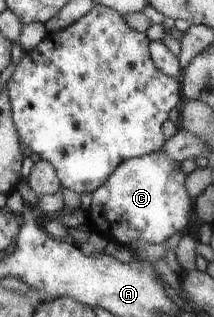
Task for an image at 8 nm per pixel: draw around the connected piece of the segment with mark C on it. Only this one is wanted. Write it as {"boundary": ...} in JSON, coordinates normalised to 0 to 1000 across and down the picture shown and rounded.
{"boundary":[[[724,476],[589,498],[519,539],[519,549],[500,552],[500,568],[463,593],[421,606],[425,650],[393,662],[407,685],[402,707],[421,729],[463,732],[491,754],[547,773],[593,776],[621,757],[687,763],[687,770],[757,767],[808,732],[836,732],[883,707],[902,634],[864,599],[864,562],[846,524],[799,498],[780,498],[762,479]]]}

